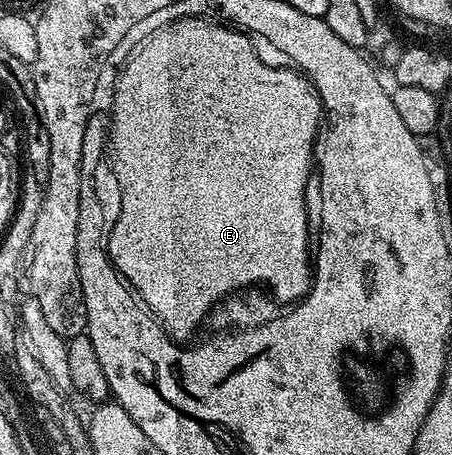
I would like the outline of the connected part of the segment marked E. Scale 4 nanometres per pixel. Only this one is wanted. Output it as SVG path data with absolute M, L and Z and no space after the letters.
M178 18L175 22L170 22L167 26L158 26L147 38L139 40L138 44L131 48L130 55L126 58L126 63L122 66L122 71L118 74L118 83L114 86L114 114L108 131L108 150L112 155L112 174L118 178L118 190L122 193L122 207L118 210L118 219L113 219L108 233L108 249L110 260L114 263L114 269L122 275L123 279L132 287L133 293L140 299L141 305L152 315L155 322L179 344L186 344L191 341L194 329L205 320L210 314L210 309L217 304L221 298L226 298L229 294L234 294L237 290L242 290L245 286L254 286L257 282L266 282L266 286L285 304L297 304L310 293L312 285L312 256L308 252L308 222L306 220L306 185L312 182L312 167L316 162L316 139L320 134L320 123L324 118L324 107L318 93L314 91L313 85L305 74L293 69L280 66L269 66L256 56L254 45L247 40L244 34L233 26L227 26L221 21L213 20L209 22L206 18Z

